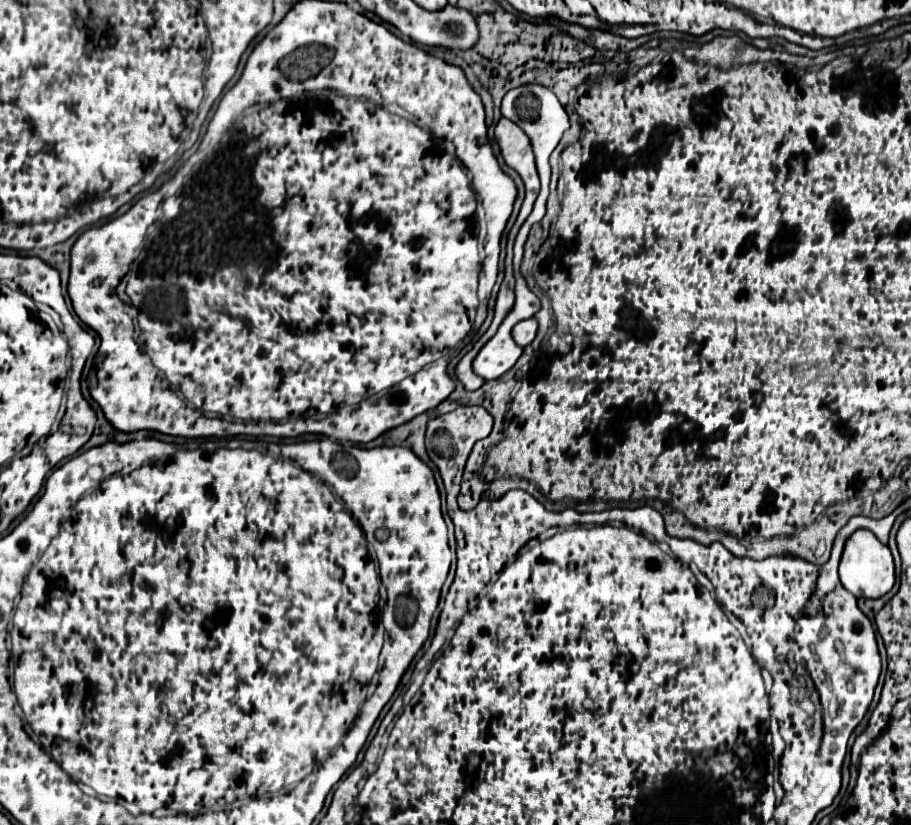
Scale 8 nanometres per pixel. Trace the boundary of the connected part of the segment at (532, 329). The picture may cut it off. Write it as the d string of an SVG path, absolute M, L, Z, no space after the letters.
M529 318L529 320L523 320L519 324L515 324L513 328L513 340L519 344L519 346L527 346L533 342L535 334L537 334L537 320L535 318Z

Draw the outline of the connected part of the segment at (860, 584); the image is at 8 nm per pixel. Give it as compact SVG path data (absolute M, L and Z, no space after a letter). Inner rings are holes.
M869 530L853 532L853 536L847 540L843 550L843 558L839 564L839 578L841 578L841 584L857 598L881 598L895 584L891 550L885 544L881 544L877 536L873 536L873 532ZM867 544L869 544L869 552L867 552Z

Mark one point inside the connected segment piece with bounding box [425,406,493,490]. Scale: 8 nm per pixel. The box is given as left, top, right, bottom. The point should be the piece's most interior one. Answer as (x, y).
(450, 438)

